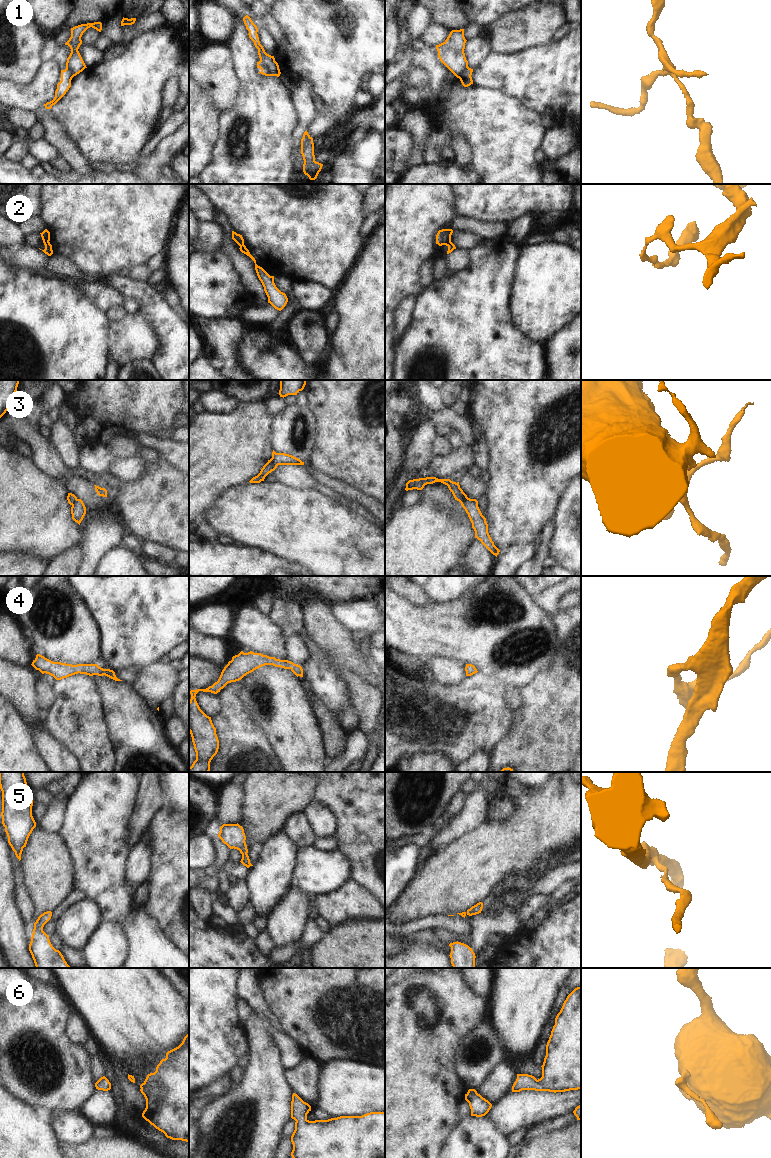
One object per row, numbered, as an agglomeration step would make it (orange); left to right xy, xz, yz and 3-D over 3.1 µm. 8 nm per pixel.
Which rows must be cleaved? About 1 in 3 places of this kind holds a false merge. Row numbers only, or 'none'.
1, 2, 3

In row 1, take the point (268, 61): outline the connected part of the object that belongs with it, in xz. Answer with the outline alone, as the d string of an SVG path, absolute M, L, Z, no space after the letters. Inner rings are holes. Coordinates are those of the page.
M246 15L243 18L243 21L246 26L246 29L249 31L249 34L248 34L249 38L254 42L255 47L258 49L258 55L259 55L260 61L269 71L269 76L279 77L281 74L279 65L275 61L274 56L267 54L263 46L260 44L259 37L257 34L258 32L257 26L253 23L253 21L248 15Z

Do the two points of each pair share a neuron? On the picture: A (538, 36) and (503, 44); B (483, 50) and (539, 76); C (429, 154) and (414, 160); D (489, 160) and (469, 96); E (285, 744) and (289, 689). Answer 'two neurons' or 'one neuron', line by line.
A: one neuron
B: two neurons
C: two neurons
D: one neuron
E: one neuron

